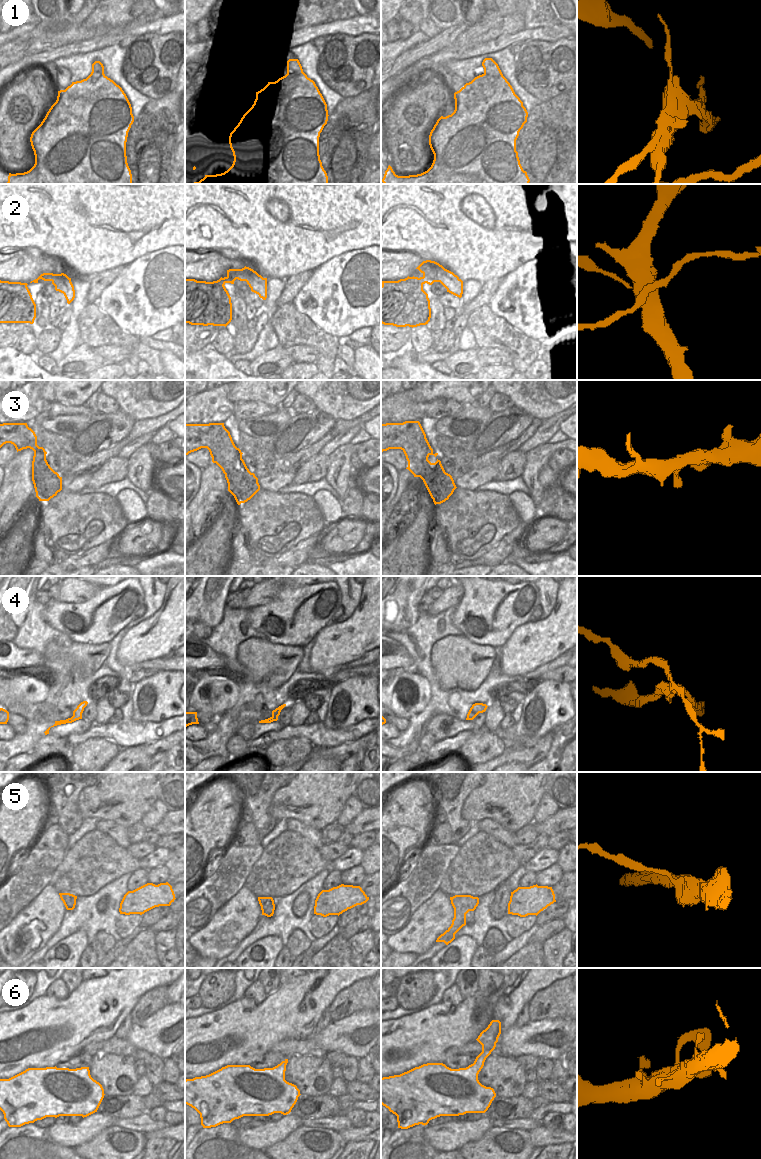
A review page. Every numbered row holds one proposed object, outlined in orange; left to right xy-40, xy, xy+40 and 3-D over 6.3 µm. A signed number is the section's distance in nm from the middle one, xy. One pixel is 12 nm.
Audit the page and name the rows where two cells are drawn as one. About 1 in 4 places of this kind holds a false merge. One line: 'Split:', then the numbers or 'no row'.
Split: 1, 2, 4, 5

